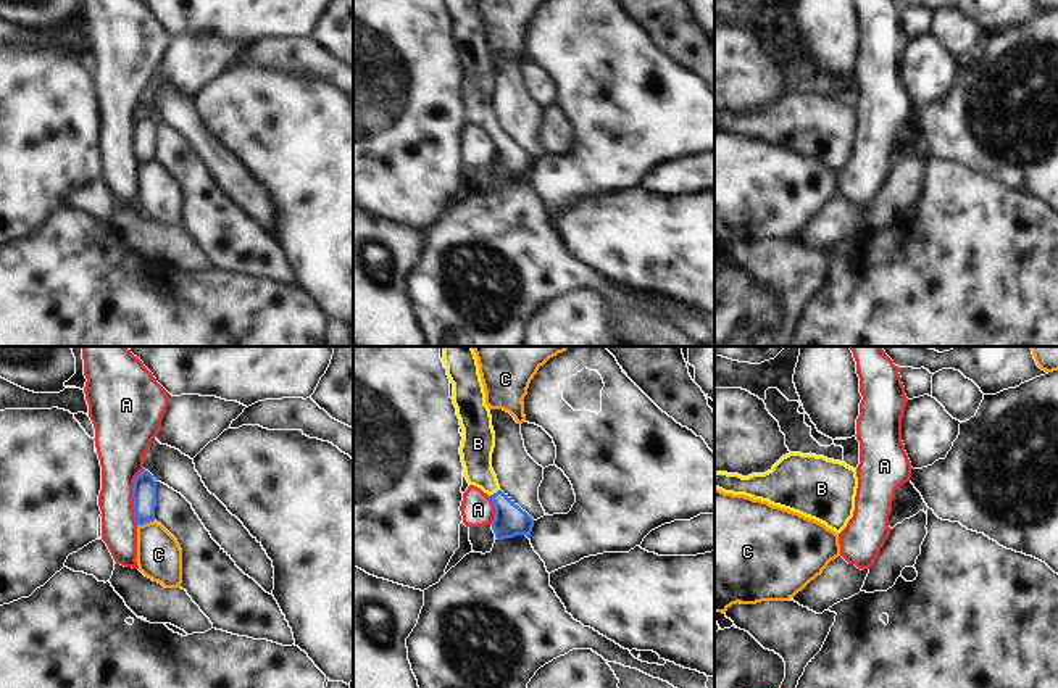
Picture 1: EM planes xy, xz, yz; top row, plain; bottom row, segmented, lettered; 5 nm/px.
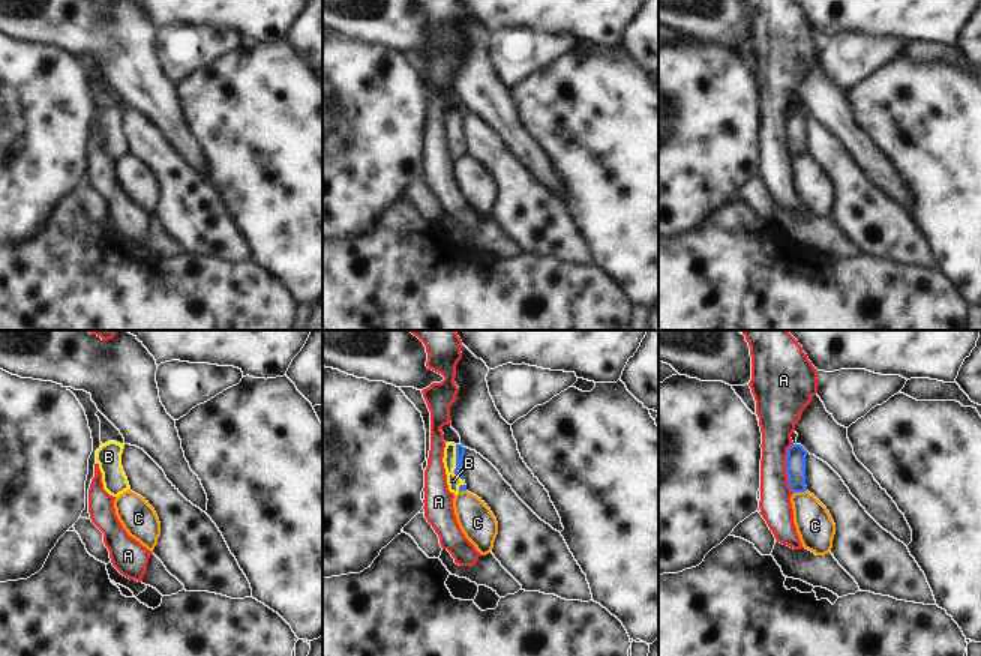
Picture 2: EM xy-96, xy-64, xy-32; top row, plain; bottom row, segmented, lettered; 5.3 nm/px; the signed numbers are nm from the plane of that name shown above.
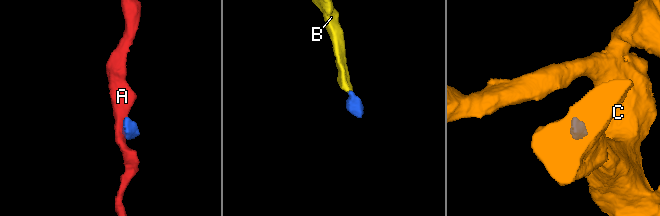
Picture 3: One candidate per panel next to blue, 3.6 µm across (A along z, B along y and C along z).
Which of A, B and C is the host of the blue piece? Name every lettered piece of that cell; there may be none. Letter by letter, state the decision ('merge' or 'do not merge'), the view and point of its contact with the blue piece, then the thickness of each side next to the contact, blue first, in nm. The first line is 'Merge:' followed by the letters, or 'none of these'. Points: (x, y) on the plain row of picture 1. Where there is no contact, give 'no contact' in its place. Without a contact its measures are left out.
Merge: B
A: do not merge; contact xy (133, 136); calibres 130 and 240 nm
B: merge; contact xz (494, 132); calibres 160 and 160 nm
C: do not merge; contact xy (145, 161); calibres 130 and 220 nm

